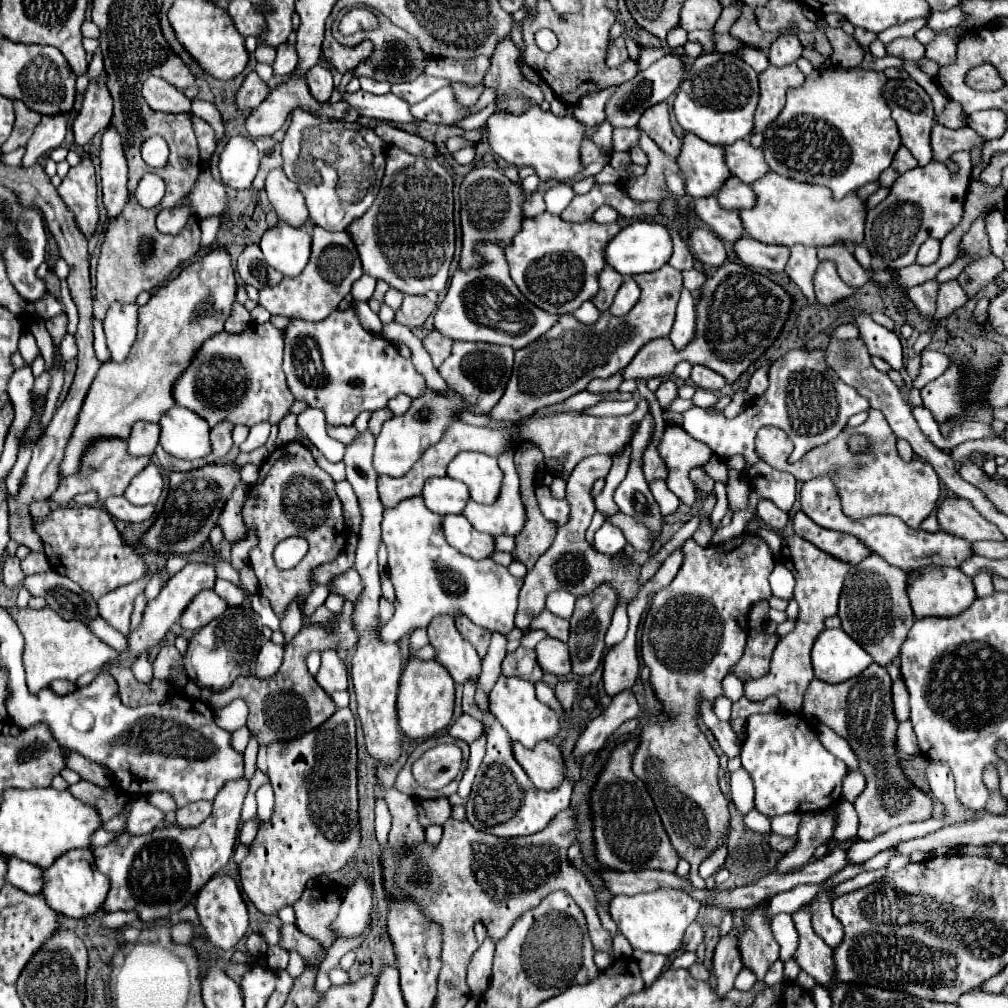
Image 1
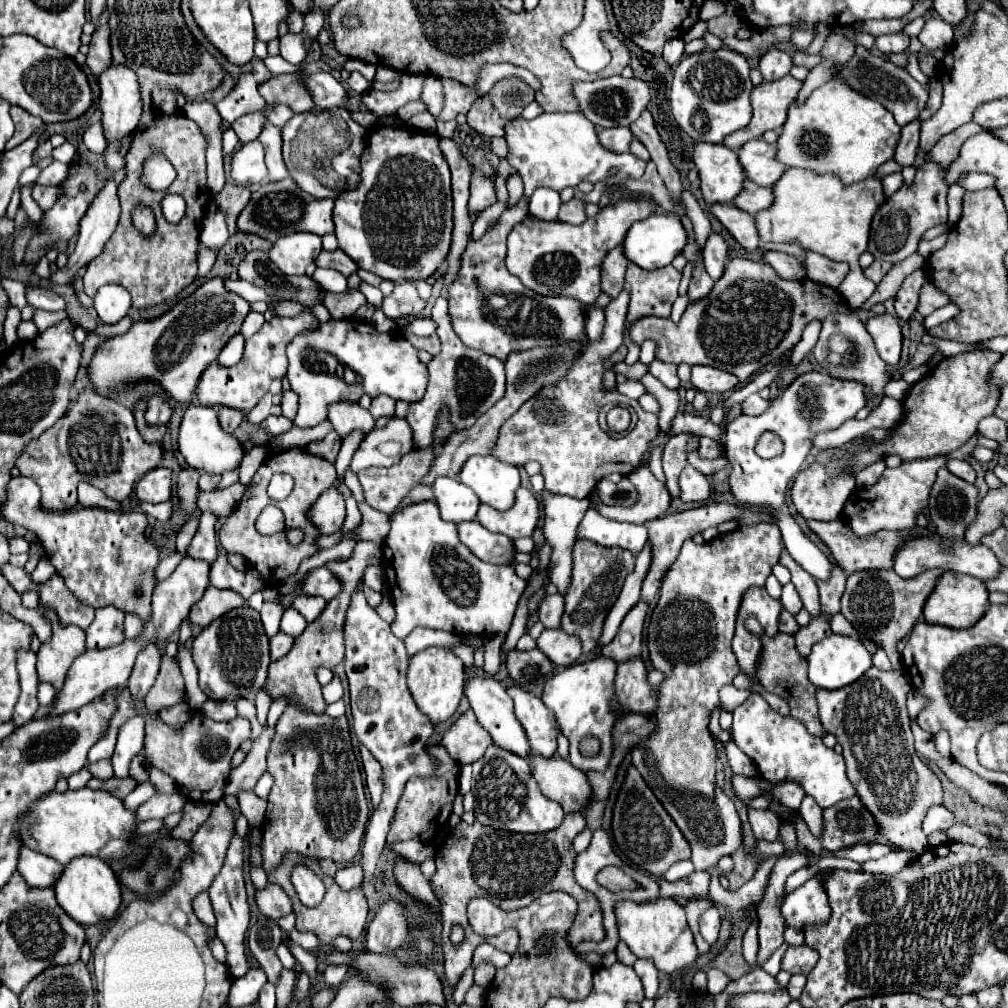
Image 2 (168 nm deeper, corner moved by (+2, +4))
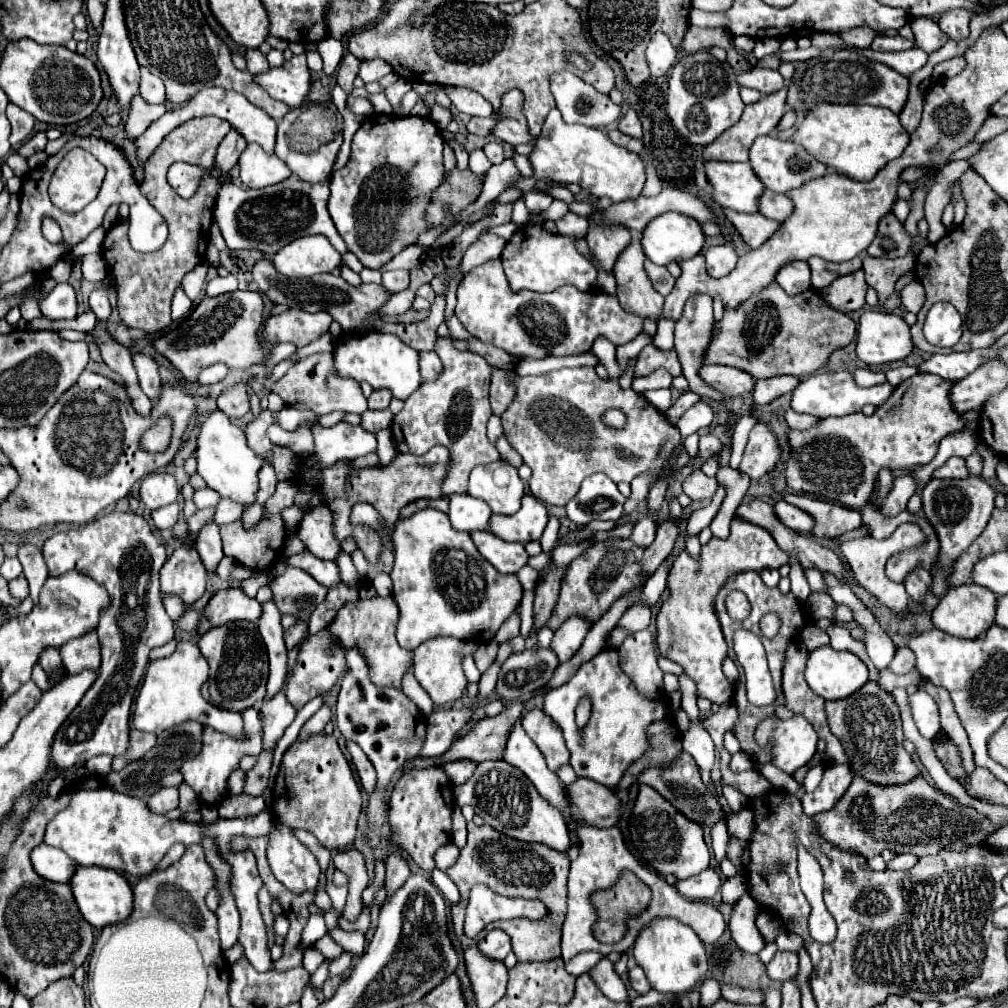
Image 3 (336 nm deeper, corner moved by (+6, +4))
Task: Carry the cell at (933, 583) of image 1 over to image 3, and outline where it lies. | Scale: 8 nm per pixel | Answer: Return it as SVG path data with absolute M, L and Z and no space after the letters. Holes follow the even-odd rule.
M962 584L956 588L950 588L938 602L938 606L932 610L932 624L952 636L960 638L976 638L990 624L994 622L994 612L996 612L996 594L990 592L988 588L982 588L978 584Z

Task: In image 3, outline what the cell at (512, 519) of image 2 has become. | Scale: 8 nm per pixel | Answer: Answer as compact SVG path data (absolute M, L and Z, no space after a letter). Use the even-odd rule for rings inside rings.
M534 496L522 498L522 508L512 516L492 514L490 530L506 542L530 542L540 540L548 522L546 506Z

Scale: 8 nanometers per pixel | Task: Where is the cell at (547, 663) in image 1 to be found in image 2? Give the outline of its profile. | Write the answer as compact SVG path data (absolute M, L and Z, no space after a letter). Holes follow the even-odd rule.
M544 630L538 638L538 648L552 660L554 666L572 666L582 656L582 644L578 636L570 636L556 630Z

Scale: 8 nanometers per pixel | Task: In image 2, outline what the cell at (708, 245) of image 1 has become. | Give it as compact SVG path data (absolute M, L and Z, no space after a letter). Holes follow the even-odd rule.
M712 234L704 248L704 266L712 280L718 280L728 264L728 246L720 234Z

